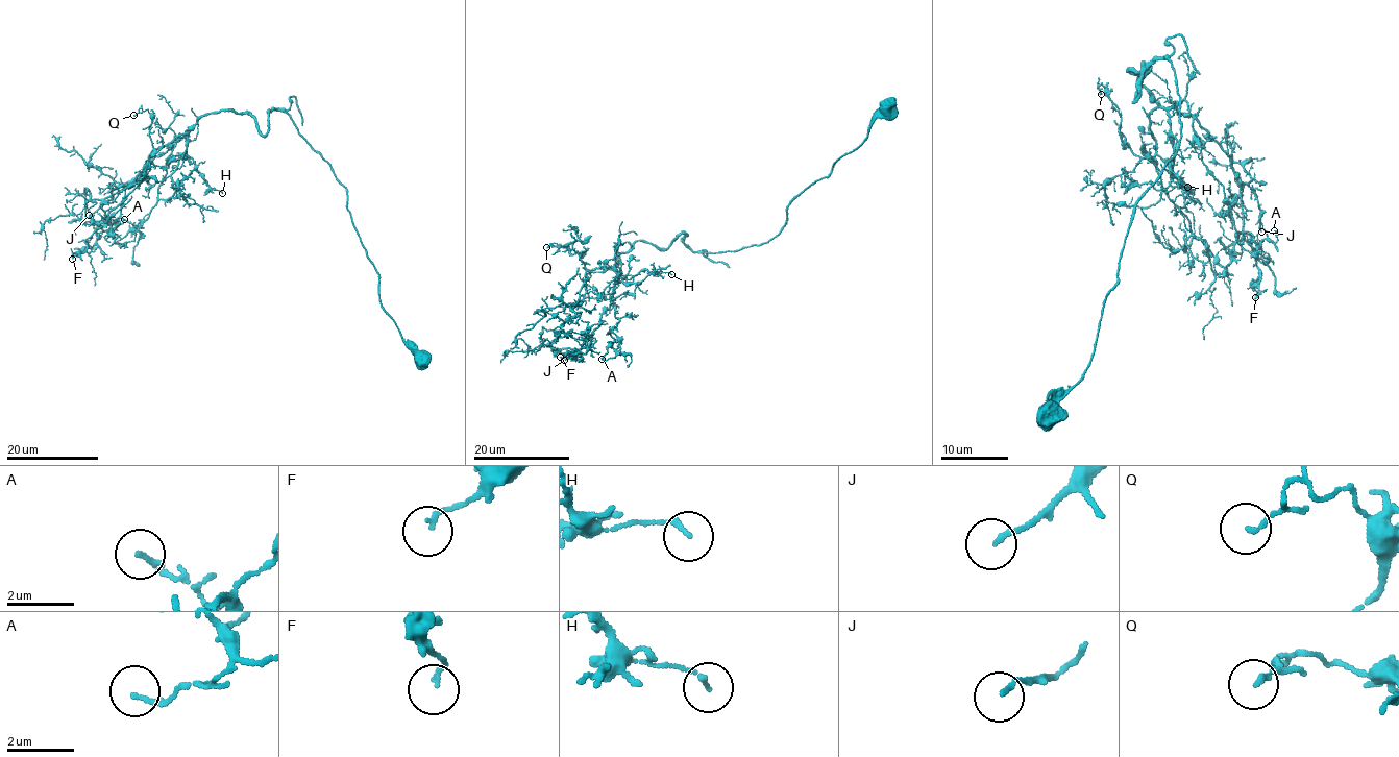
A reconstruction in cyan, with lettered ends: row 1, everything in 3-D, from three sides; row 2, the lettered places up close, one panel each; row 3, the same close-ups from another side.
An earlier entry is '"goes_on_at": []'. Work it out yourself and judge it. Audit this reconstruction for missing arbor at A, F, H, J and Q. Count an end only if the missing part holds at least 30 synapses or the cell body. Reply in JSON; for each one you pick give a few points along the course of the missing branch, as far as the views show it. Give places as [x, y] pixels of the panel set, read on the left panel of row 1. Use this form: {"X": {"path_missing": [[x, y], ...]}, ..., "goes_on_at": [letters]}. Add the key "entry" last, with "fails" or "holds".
{"goes_on_at": [], "entry": "holds"}

